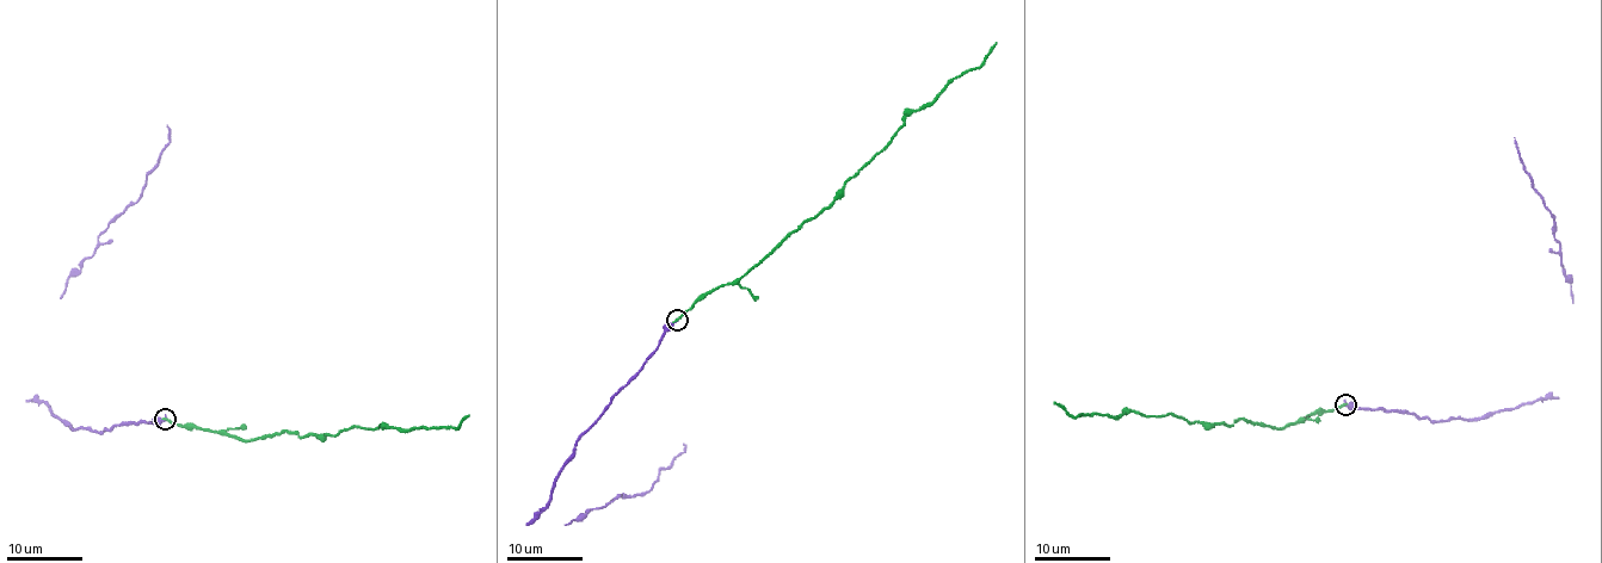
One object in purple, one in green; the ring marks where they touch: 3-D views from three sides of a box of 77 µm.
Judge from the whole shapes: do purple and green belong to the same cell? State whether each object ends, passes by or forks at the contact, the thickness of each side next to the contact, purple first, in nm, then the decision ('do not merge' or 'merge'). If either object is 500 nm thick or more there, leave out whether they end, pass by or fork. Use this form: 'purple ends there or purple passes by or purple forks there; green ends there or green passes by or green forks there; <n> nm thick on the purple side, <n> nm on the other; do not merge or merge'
purple ends there; green ends there; 280 nm thick on the purple side, 220 nm on the other; merge

